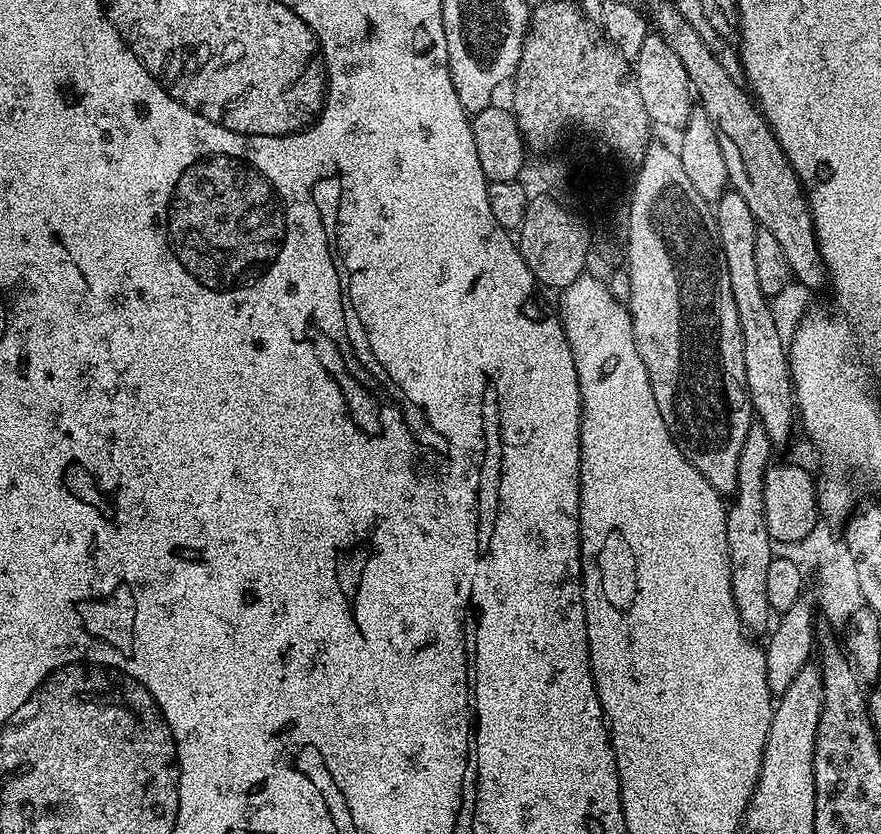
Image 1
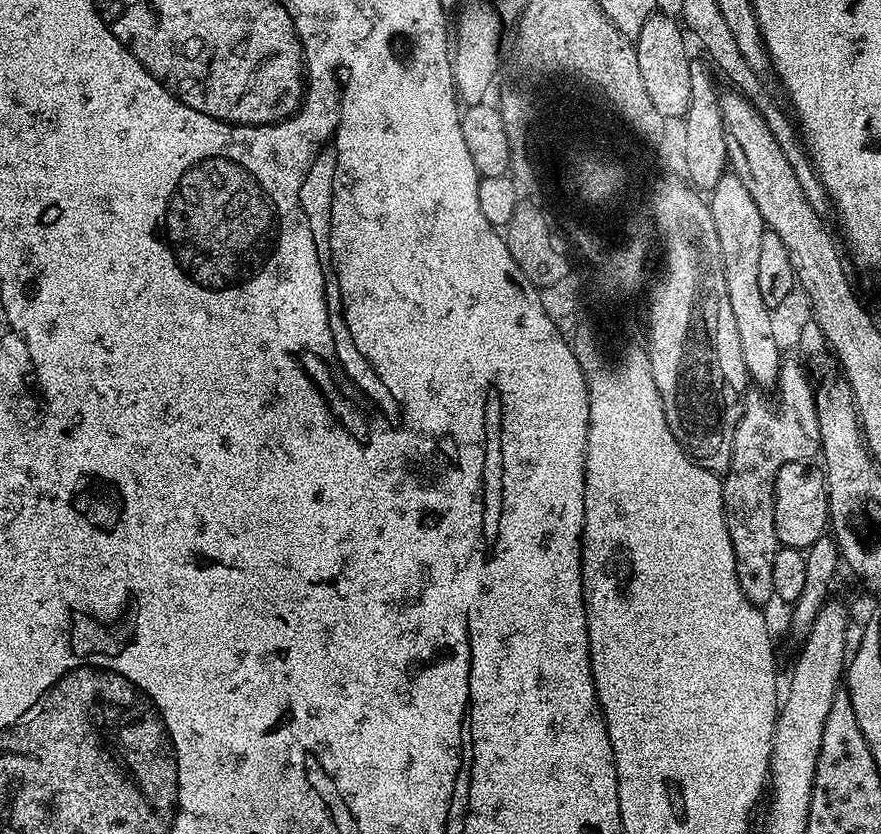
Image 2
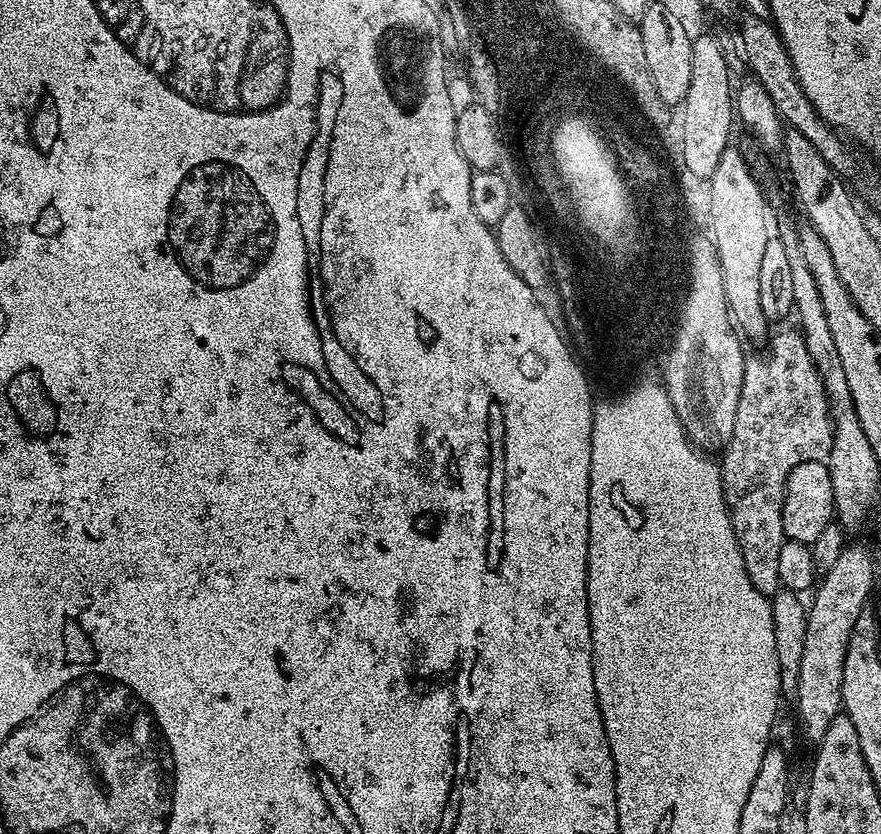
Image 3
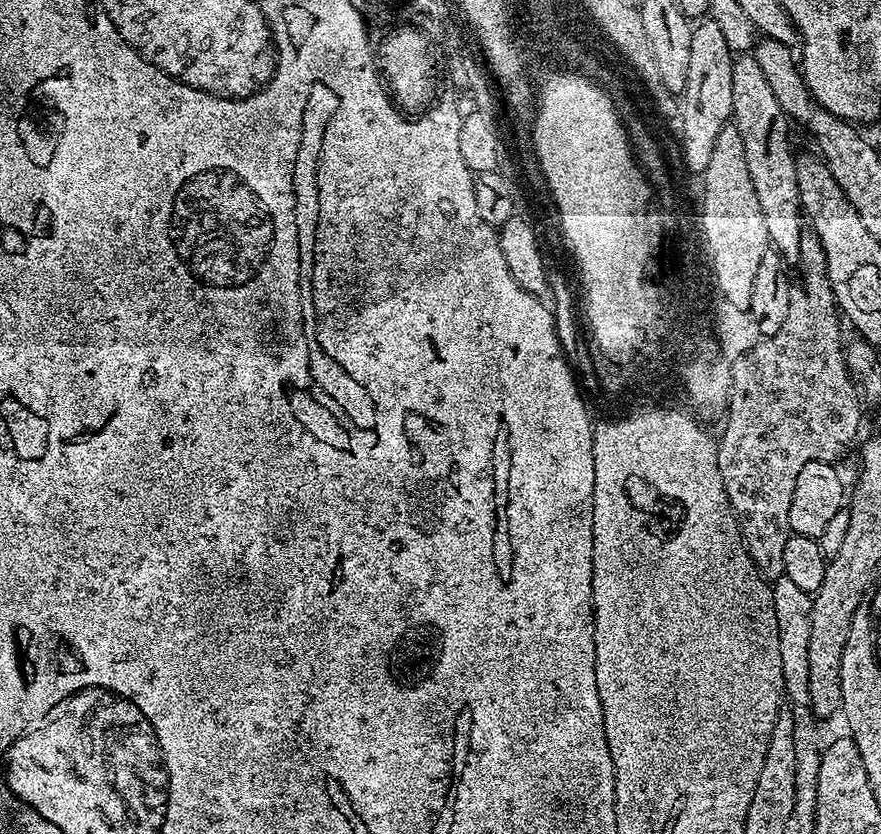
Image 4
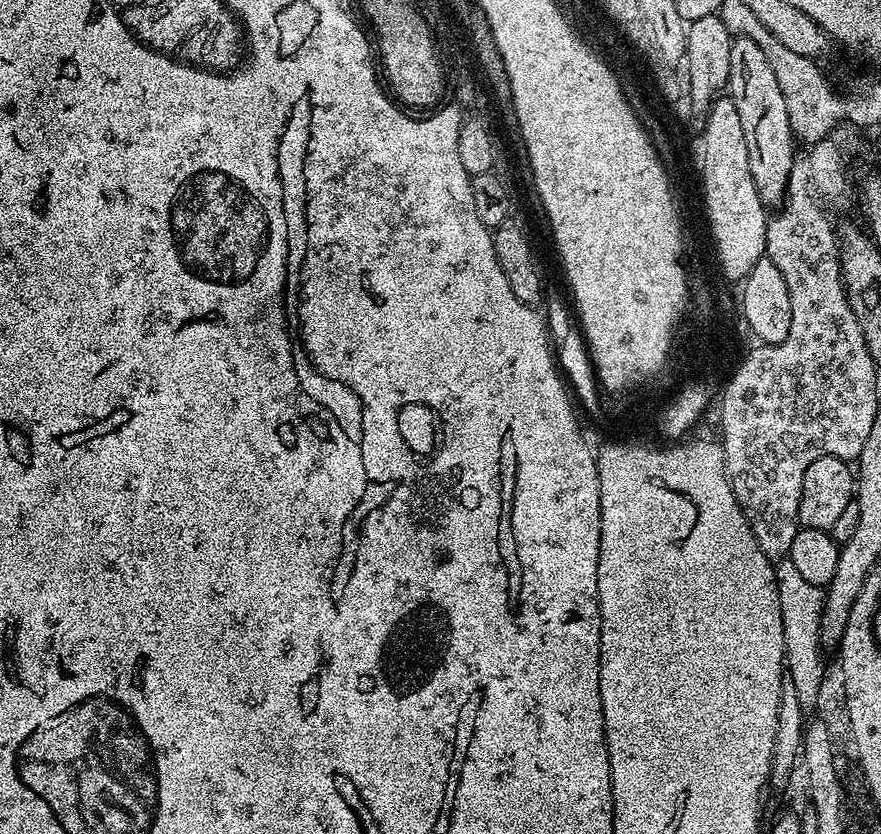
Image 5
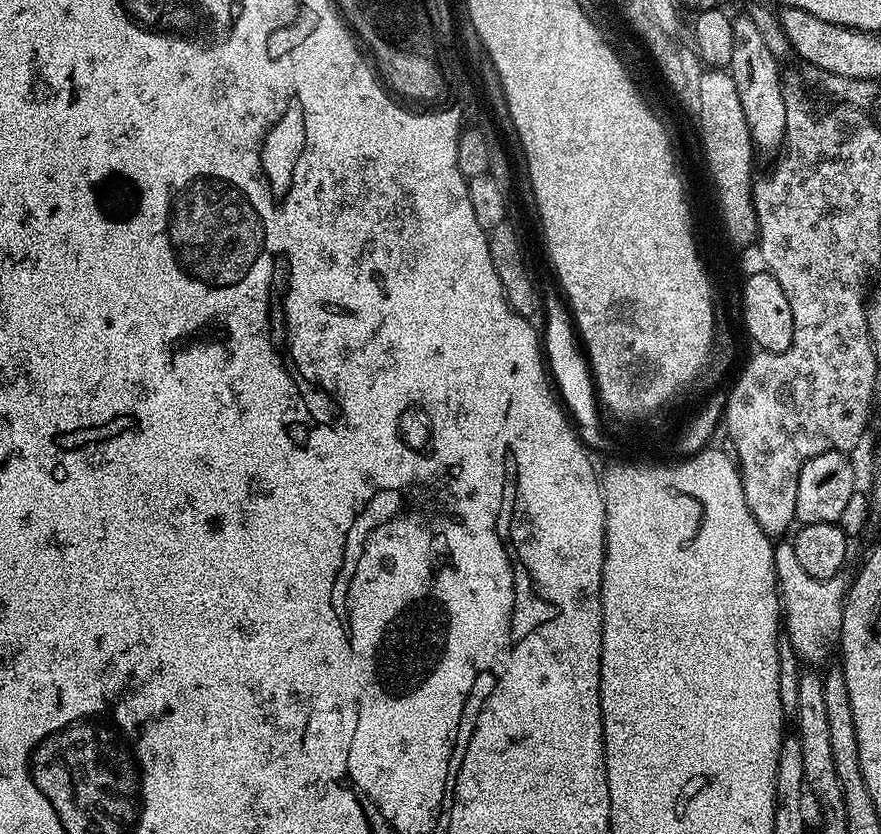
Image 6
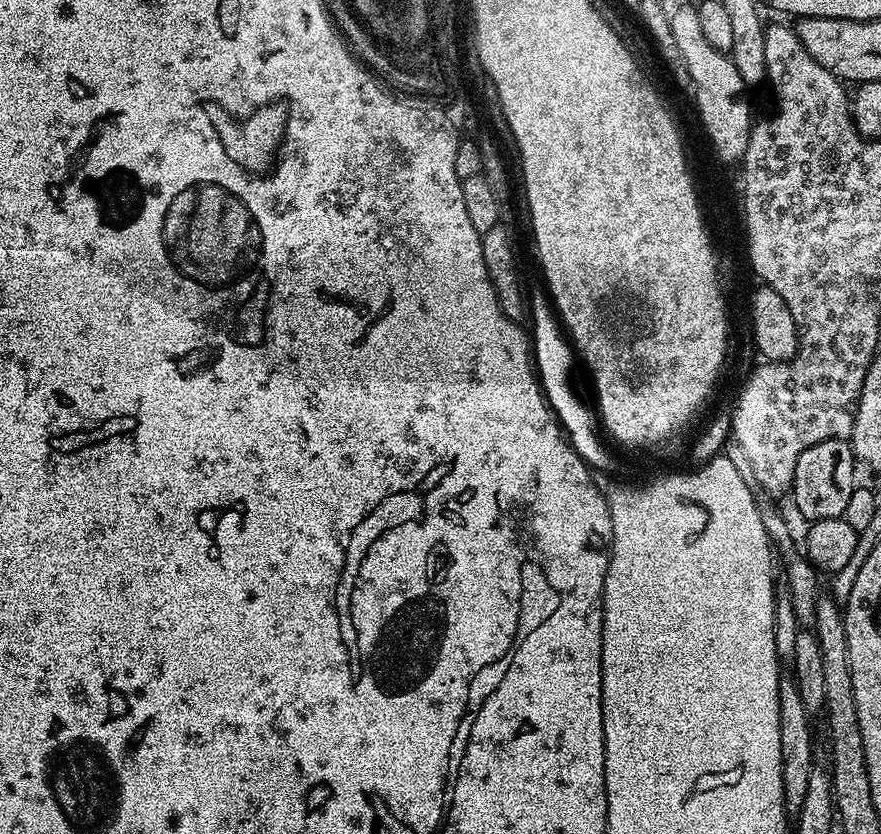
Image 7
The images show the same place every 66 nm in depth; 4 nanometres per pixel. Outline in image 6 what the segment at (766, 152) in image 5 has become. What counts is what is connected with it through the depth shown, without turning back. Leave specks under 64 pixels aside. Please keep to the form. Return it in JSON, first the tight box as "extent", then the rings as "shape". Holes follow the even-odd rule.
{"extent":[726,14,786,153],"shape":[[[748,14],[732,16],[734,50],[730,50],[726,70],[734,78],[742,110],[746,113],[746,126],[750,126],[750,138],[757,149],[775,153],[784,143],[786,134],[785,81],[780,80],[781,61],[766,46],[762,31],[754,26]]]}

